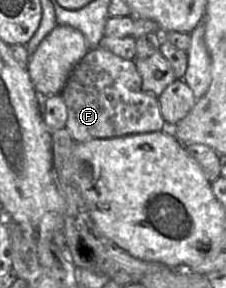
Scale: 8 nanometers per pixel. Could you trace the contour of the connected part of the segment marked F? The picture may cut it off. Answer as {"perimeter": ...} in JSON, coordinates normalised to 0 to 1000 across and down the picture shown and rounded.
{"perimeter":[[[442,163],[398,170],[345,215],[265,330],[296,372],[301,406],[288,444],[336,493],[717,451],[757,455],[717,406],[695,337],[628,313],[628,271],[593,208],[553,208]]]}

